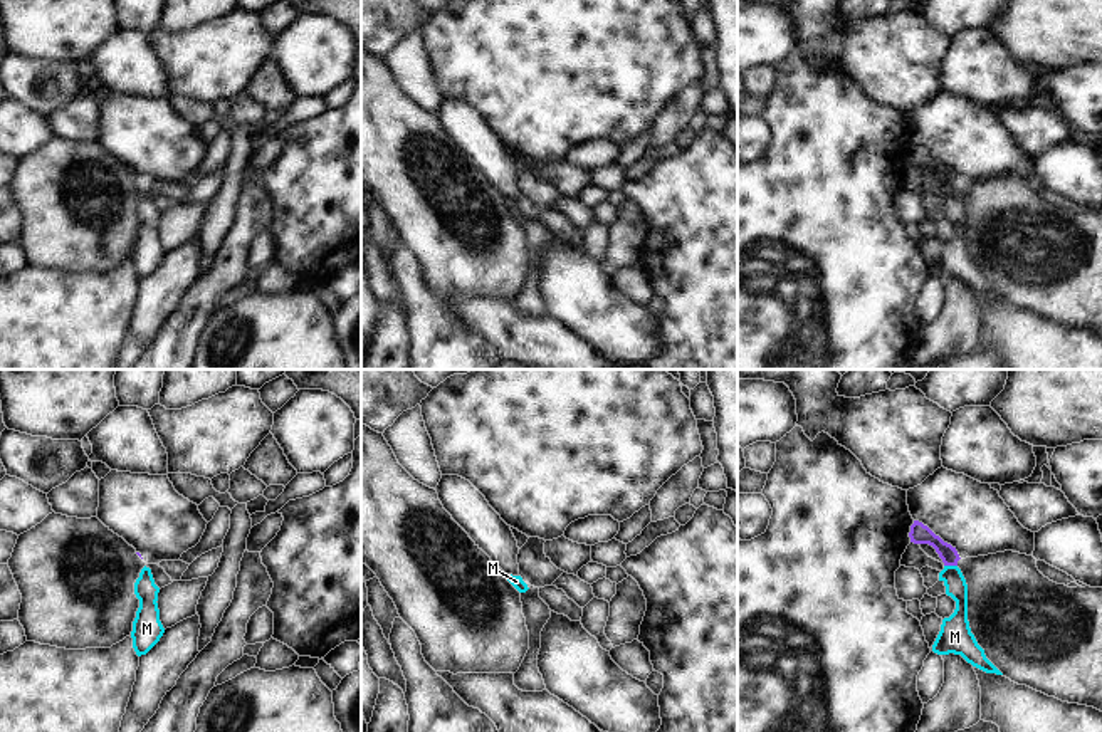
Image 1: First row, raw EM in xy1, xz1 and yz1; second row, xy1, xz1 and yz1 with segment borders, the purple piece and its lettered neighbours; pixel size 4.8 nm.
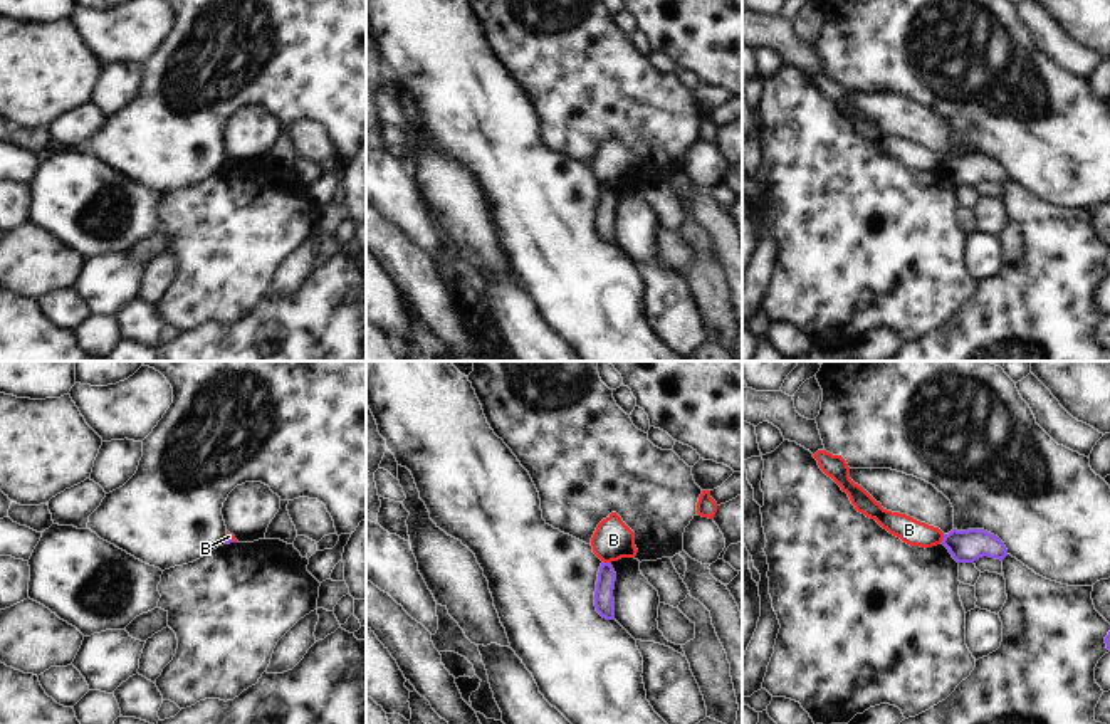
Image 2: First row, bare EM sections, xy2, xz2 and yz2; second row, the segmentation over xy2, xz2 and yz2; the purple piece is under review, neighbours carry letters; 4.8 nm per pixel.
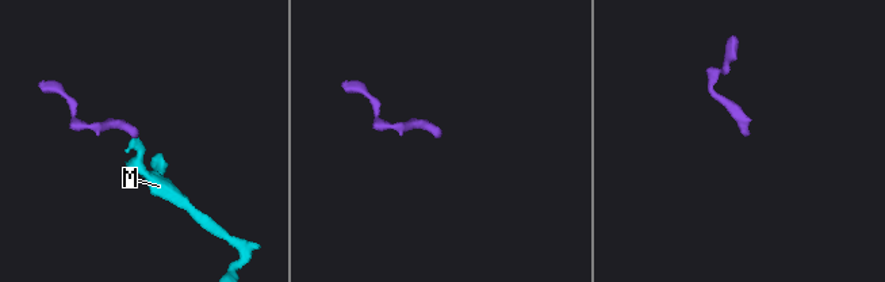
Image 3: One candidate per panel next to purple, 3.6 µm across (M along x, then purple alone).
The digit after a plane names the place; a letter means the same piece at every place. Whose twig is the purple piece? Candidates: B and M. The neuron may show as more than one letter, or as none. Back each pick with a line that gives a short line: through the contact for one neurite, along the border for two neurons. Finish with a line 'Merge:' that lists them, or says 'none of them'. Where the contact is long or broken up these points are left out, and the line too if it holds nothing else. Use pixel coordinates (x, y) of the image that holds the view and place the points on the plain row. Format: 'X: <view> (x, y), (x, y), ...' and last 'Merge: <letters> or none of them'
M: yz1 (919, 158), (931, 162), (951, 188), (956, 212)
Merge: M

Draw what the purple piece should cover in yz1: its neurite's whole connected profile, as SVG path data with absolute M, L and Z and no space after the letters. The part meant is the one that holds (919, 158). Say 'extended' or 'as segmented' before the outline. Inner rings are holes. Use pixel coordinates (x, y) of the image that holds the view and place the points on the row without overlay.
extended; M914 144L909 156L910 166L929 168L936 173L944 186L944 193L939 196L939 205L946 210L946 218L956 225L956 233L949 242L942 243L941 255L932 269L932 275L937 279L961 279L973 290L986 295L1003 299L984 279L984 274L978 269L971 257L968 245L968 208L958 191L961 183L956 171L944 166L927 149Z

